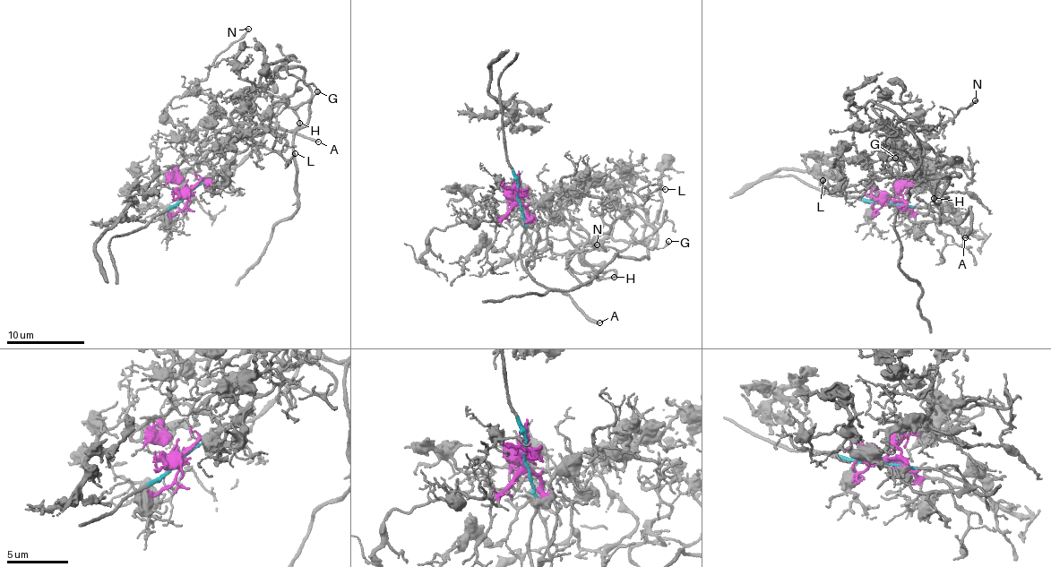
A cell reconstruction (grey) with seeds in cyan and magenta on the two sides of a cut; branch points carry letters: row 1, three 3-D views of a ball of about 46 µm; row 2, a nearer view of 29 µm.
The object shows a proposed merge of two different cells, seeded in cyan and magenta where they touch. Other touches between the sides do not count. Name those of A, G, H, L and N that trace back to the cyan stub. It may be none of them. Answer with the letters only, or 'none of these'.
A

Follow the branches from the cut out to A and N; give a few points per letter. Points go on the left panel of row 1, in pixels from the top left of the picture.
A: (185, 193), (211, 171), (236, 165), (263, 135), (275, 127), (318, 141)
N: (185, 192), (185, 183), (177, 172), (188, 128), (168, 123), (167, 105), (207, 76), (216, 56), (249, 28)

